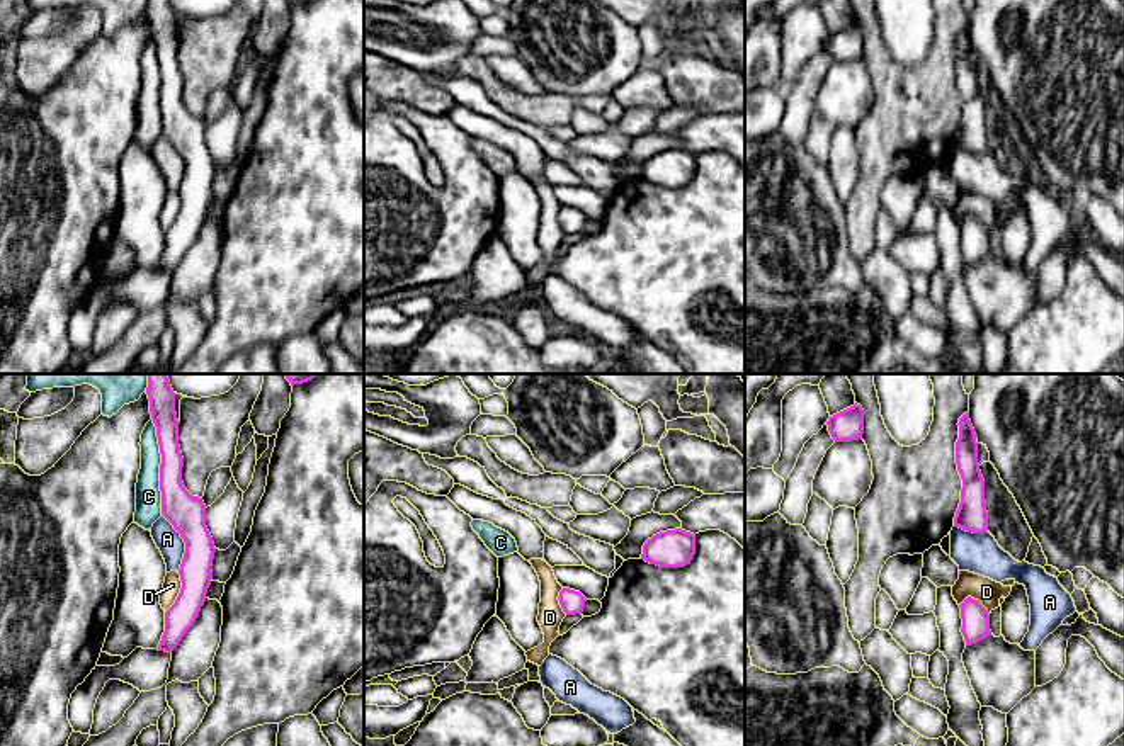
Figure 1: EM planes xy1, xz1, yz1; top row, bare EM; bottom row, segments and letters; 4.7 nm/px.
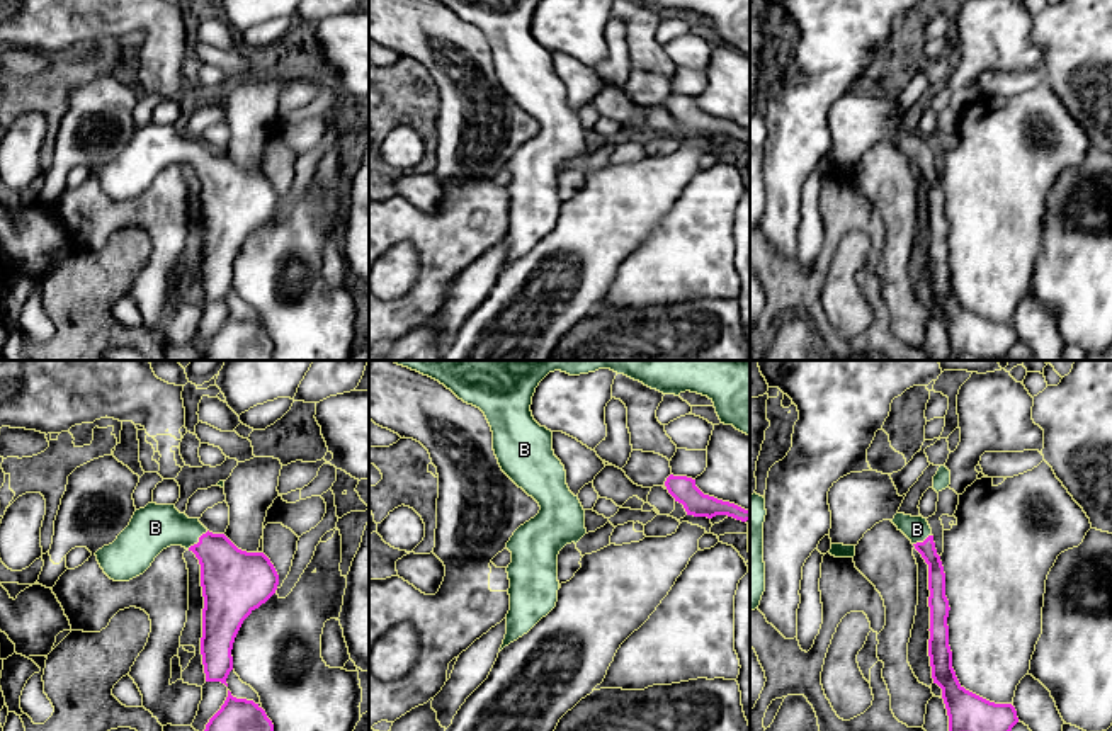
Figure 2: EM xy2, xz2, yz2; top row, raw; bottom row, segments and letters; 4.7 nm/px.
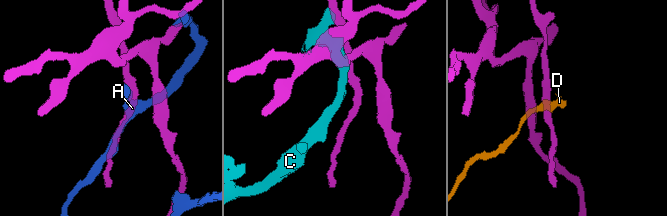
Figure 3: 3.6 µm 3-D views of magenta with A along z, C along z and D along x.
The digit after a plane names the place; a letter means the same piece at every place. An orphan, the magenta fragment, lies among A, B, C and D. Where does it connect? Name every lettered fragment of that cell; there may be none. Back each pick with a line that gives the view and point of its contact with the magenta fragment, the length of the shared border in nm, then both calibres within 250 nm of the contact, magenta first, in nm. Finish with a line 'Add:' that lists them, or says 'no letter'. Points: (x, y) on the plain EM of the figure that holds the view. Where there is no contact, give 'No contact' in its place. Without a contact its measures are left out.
B: Touches magenta at xy2 (199, 160). Shared border 130 nm. Thickness 300 nm (magenta) against 220 nm
Add: B

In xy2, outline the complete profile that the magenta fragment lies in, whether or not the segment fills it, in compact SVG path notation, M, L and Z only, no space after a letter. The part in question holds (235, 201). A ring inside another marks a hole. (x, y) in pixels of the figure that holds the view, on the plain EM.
M153 121L136 129L117 158L95 175L111 199L129 201L170 165L182 165L199 178L206 301L228 306L235 257L243 240L275 212L279 194L264 172L241 170L224 153L209 151L199 138L189 138L175 124Z

